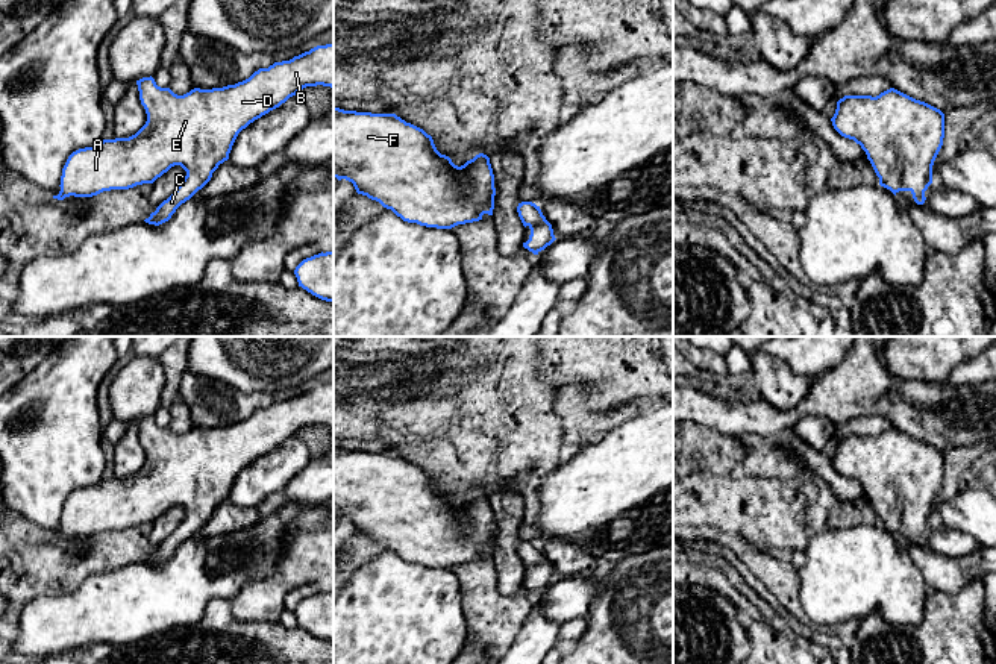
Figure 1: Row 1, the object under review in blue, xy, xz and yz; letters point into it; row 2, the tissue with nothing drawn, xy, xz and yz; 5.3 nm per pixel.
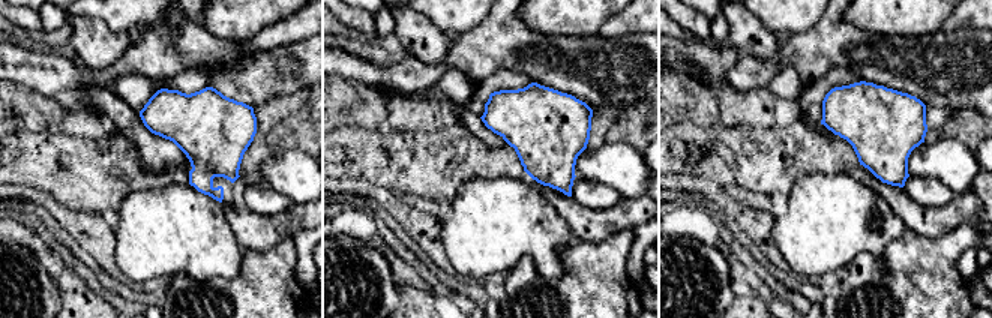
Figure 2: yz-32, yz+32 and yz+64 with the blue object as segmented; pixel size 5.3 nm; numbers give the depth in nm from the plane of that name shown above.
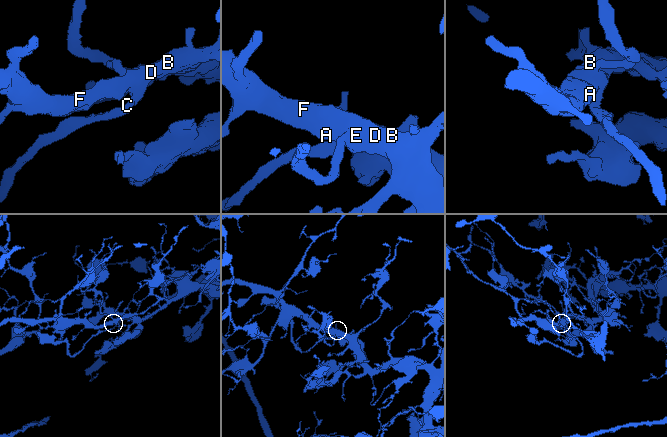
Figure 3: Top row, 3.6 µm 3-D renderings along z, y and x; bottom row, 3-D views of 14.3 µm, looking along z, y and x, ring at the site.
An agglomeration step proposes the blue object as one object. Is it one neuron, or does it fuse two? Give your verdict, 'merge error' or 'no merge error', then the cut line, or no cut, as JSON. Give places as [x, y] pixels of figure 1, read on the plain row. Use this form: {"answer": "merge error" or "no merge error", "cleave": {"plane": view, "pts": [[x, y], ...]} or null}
{"answer": "no merge error", "cleave": null}

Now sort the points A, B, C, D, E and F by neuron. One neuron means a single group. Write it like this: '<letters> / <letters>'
A B C D E F

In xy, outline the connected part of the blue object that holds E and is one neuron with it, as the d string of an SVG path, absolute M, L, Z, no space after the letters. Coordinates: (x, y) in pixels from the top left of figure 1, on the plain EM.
M334 384L317 385L290 400L274 402L268 408L259 408L249 418L223 428L194 428L177 435L170 428L158 426L152 415L136 420L136 424L147 453L146 464L129 478L103 479L99 485L73 491L62 508L61 531L53 538L92 537L103 531L153 523L171 506L180 505L186 511L182 523L144 559L159 565L211 520L218 505L229 499L238 473L250 462L306 426L334 428Z

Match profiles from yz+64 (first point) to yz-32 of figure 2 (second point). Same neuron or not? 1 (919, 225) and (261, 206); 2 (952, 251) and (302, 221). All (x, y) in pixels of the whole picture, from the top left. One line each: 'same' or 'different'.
1: different
2: different

